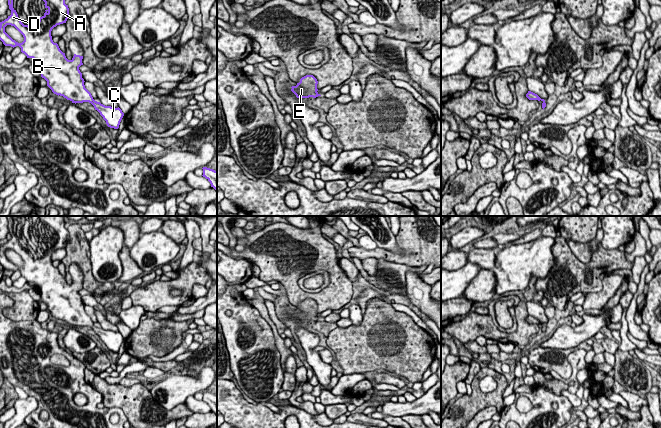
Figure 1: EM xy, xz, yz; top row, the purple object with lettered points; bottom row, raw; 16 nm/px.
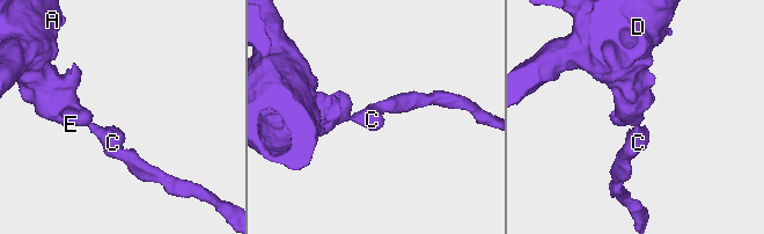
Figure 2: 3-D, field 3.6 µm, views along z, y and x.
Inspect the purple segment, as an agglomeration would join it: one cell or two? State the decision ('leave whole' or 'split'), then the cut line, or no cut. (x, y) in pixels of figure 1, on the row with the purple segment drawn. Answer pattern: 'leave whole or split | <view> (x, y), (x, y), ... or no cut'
leave whole | no cut

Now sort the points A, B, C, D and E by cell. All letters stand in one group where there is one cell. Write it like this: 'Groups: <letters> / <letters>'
Groups: A B C D E

